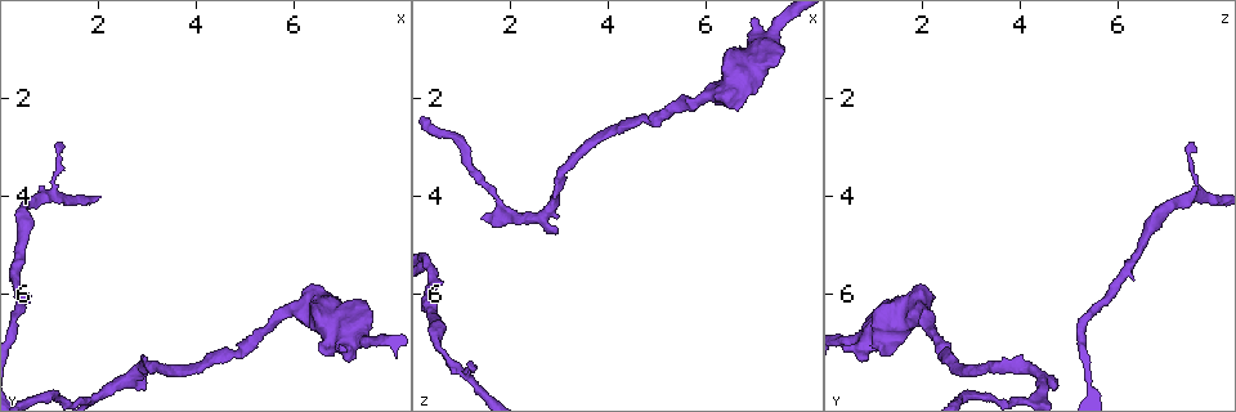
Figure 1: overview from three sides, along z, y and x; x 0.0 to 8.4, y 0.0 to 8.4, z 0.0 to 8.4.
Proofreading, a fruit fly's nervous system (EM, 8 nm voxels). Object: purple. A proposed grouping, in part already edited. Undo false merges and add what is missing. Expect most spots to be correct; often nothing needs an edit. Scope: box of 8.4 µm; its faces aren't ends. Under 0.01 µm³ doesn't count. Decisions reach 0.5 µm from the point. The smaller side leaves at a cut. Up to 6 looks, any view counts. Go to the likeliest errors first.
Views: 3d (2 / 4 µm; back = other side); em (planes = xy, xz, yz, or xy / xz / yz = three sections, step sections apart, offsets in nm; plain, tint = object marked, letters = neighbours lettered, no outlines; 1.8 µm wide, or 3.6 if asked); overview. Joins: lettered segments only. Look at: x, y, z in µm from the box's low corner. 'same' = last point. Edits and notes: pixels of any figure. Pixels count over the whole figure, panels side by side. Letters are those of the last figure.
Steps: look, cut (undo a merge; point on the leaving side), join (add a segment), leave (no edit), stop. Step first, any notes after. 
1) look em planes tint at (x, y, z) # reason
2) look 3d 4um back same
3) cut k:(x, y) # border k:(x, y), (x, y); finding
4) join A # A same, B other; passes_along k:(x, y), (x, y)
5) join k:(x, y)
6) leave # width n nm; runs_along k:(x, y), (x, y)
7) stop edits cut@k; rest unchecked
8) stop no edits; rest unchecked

look 3d 4um back at (2.95, 7.95, 4.80) # an open end

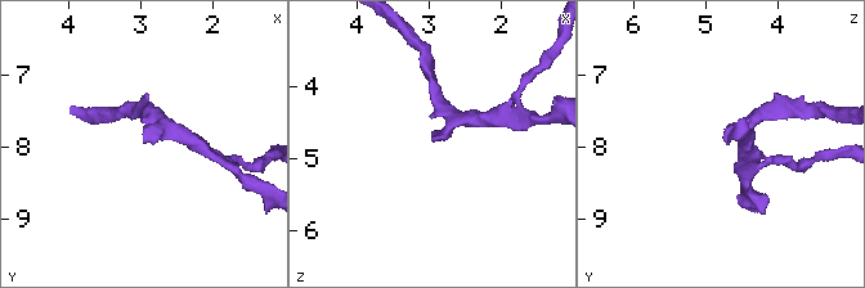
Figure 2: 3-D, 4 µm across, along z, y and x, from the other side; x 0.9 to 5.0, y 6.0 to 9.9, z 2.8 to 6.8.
look em planes tint at (2.90, 7.95, 4.75) # arm_widths 180, 220 nm; need the tissue

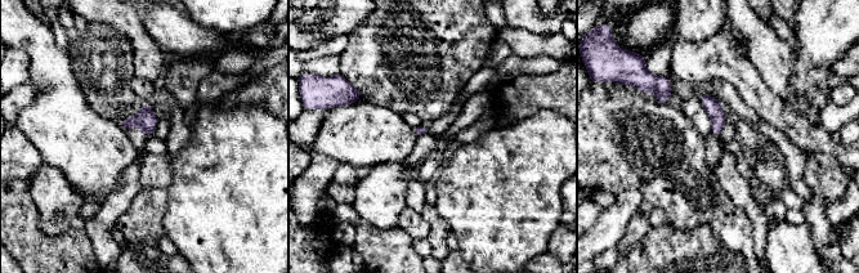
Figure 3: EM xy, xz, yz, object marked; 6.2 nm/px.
look em planes letters same

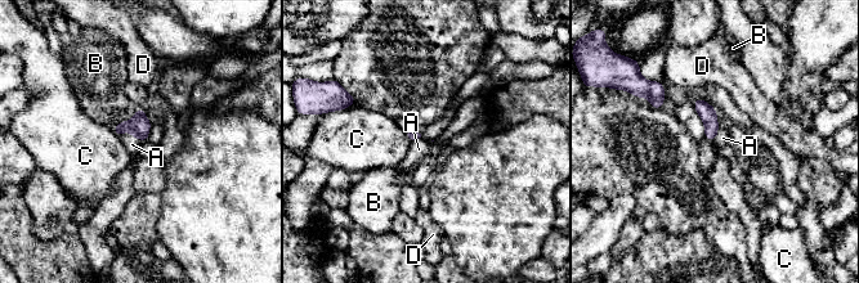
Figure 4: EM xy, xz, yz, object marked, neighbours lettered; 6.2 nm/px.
leave # longest_contact A 150 nm; A other, B other, C other, D other; no lettered segment goes on from it

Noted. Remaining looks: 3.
look em 3.6um yz step 4 letters at (7.25, 6.95, 0.80) # branch point

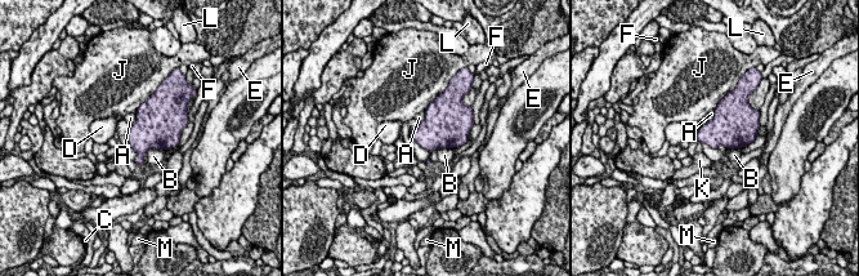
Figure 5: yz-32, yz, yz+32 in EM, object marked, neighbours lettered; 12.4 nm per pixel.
leave # longest_contact E 460 nm; A other, B other, C other, D other, E other, F other, J other, K other, L other, M other; border 5:(129, 125), (126, 139), (135, 160); one neuron here

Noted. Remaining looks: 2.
look em xz step 16 letters at (1.15, 2.85, 7.45) # tapers out

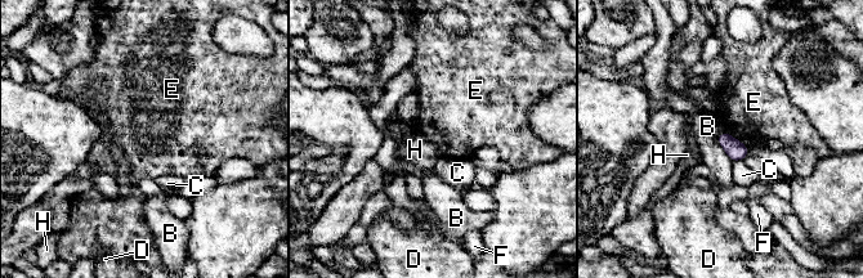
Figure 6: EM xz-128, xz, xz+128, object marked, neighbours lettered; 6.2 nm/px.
leave # width 120 nm; B other, C other, D other, E other, F other, H other; none of them fits

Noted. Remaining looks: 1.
stop no edits; rest unchecked

